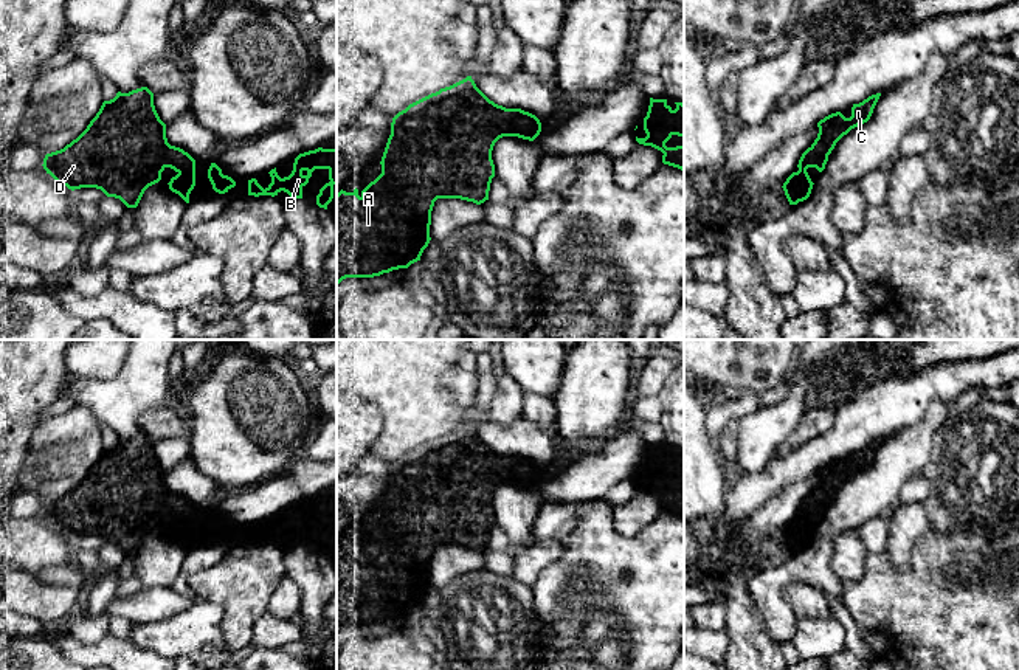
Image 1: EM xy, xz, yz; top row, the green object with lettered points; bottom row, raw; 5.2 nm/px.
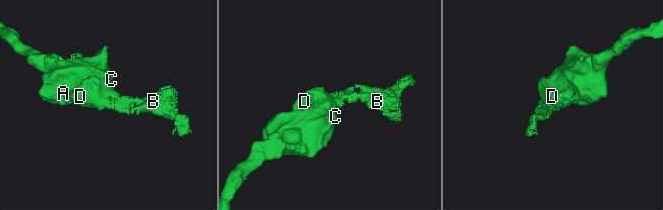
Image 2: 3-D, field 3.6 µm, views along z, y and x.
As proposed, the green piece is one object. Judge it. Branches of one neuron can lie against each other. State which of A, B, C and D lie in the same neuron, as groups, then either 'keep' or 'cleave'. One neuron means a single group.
A B C D; keep

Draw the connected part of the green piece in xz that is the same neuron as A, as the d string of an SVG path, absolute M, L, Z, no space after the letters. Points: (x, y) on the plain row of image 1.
M472 423L399 459L380 509L382 521L361 540L355 535L337 541L337 633L346 625L374 625L420 608L431 588L434 549L461 546L484 551L495 524L495 490L503 484L534 489L540 479L541 470L535 462L495 451Z

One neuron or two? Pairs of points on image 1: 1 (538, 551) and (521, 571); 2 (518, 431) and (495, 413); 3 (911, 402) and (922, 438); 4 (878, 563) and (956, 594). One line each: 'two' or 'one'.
1: one
2: two
3: two
4: one

